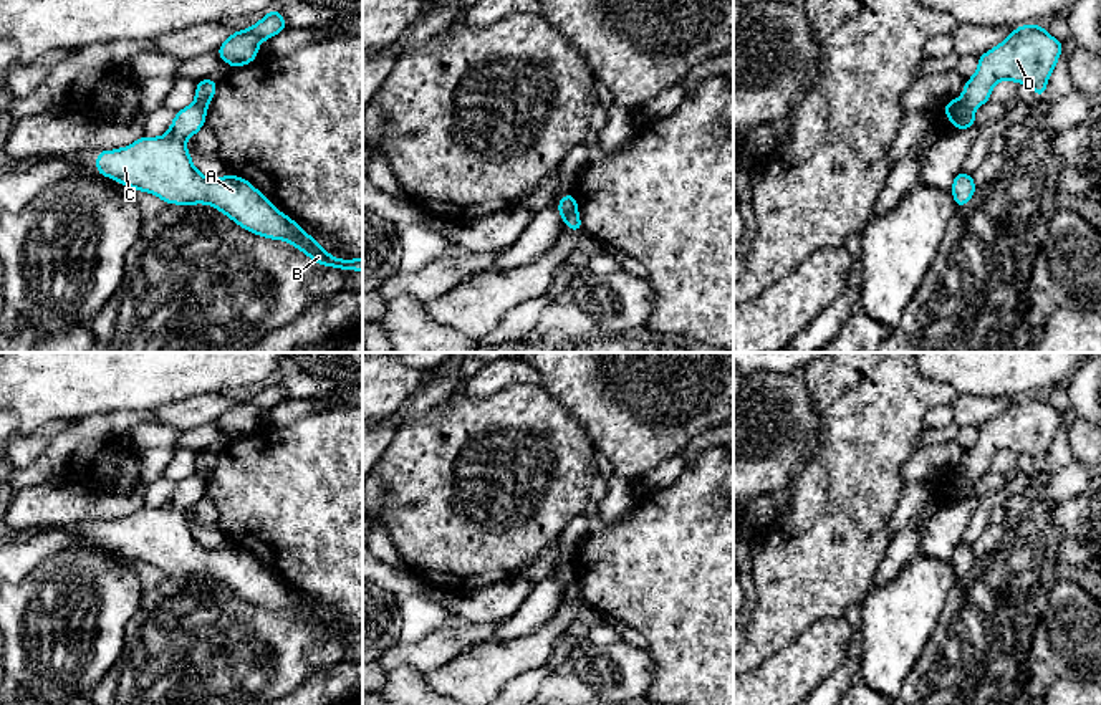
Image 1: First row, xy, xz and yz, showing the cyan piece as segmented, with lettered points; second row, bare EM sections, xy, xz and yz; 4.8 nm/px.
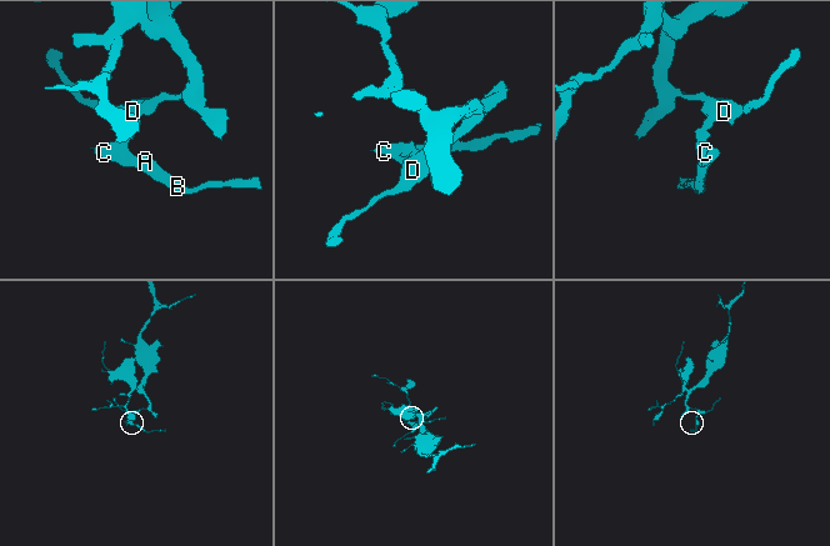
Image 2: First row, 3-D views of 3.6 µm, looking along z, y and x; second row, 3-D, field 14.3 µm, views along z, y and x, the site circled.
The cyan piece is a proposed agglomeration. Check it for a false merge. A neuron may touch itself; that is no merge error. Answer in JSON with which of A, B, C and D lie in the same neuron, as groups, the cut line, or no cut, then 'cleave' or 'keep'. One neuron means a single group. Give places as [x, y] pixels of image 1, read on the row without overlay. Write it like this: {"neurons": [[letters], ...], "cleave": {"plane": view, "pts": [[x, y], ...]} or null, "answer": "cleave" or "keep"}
{"neurons": [["A", "B", "C"], ["D"]], "cleave": {"plane": "xz", "pts": [[576, 583], [565, 591]]}, "answer": "cleave"}

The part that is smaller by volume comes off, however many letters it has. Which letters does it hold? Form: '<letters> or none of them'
A, B, C

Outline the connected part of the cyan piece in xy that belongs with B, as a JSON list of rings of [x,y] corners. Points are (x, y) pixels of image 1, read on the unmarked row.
[[[192,473],[175,483],[166,506],[142,506],[127,518],[99,521],[98,544],[154,564],[164,574],[209,574],[255,606],[290,612],[320,635],[363,642],[363,629],[331,627],[248,551],[232,544],[219,549],[202,546],[192,535],[185,510],[200,501],[205,485],[207,478]]]

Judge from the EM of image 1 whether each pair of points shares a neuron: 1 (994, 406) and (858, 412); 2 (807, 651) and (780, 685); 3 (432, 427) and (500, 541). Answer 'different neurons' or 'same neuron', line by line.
1: different neurons
2: same neuron
3: same neuron

